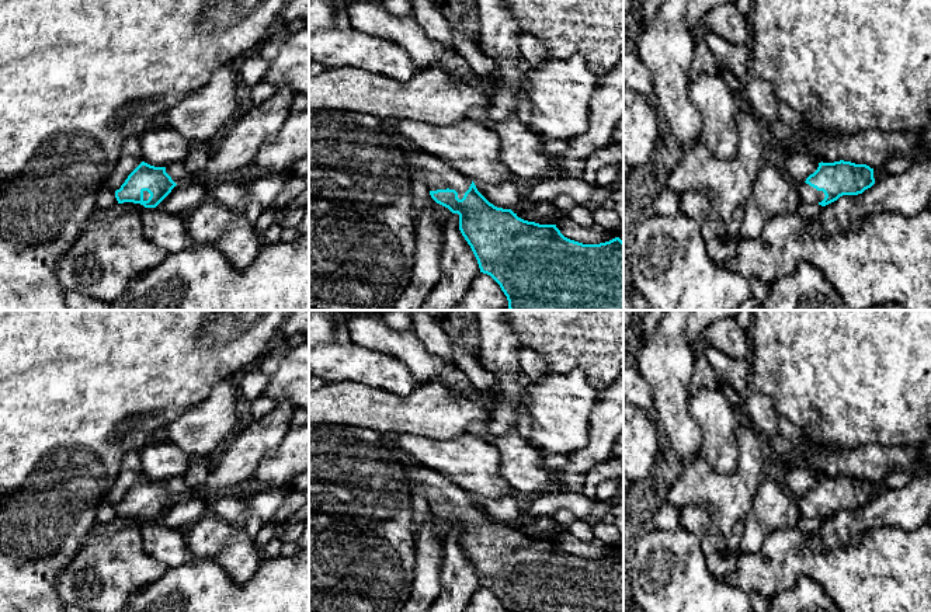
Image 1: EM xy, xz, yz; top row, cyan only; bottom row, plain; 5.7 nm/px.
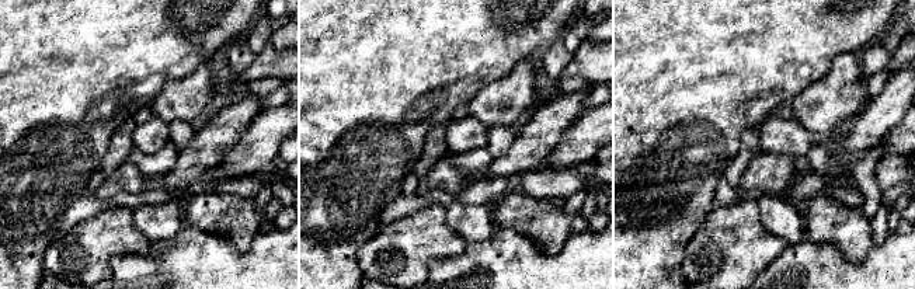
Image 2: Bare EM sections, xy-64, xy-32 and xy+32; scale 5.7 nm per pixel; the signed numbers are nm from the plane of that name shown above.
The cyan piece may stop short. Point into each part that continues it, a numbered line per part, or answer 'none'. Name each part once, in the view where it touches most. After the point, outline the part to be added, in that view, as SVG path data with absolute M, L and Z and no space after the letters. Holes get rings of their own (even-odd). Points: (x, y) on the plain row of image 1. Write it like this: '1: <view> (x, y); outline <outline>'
1: xz (438, 489); outline M420 463L407 465L406 479L410 484L421 484L428 505L455 504L462 514L472 495L459 487L458 481L431 470Z

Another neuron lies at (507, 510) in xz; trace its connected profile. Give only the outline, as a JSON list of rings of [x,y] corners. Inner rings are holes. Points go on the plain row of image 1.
[[[475,497],[477,505],[494,521],[513,524],[524,511],[524,503],[518,497],[504,497],[500,500]]]

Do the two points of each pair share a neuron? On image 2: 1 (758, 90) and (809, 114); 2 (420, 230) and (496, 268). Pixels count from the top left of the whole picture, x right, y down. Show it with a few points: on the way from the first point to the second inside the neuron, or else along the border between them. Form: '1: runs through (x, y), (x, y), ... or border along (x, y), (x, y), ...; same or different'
1: border along (816, 83), (811, 83), (789, 103); different
2: border along (469, 243), (461, 254), (432, 261); different

